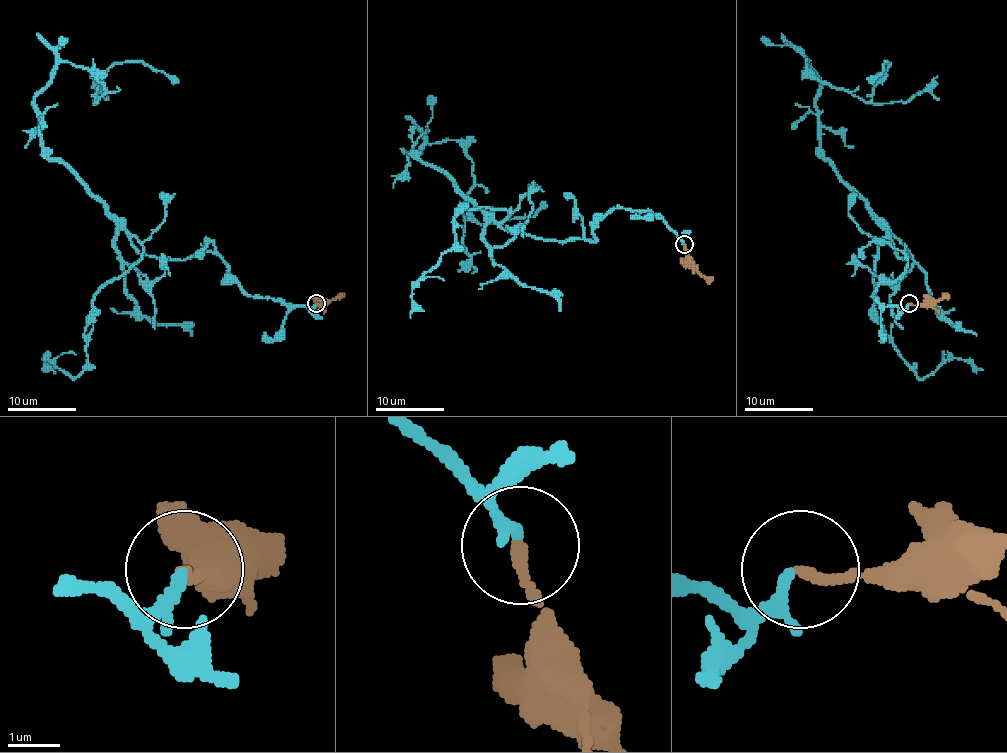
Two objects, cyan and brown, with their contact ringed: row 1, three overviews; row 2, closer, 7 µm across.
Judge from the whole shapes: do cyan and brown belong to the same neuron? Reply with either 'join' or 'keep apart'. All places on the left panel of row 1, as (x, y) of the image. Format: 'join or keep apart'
join

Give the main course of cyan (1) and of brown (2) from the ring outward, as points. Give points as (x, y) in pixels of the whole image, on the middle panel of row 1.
1: (684, 242), (619, 208), (590, 242), (509, 232), (403, 148), (456, 140), (479, 224), (545, 201)
2: (684, 244), (687, 259), (713, 280)

